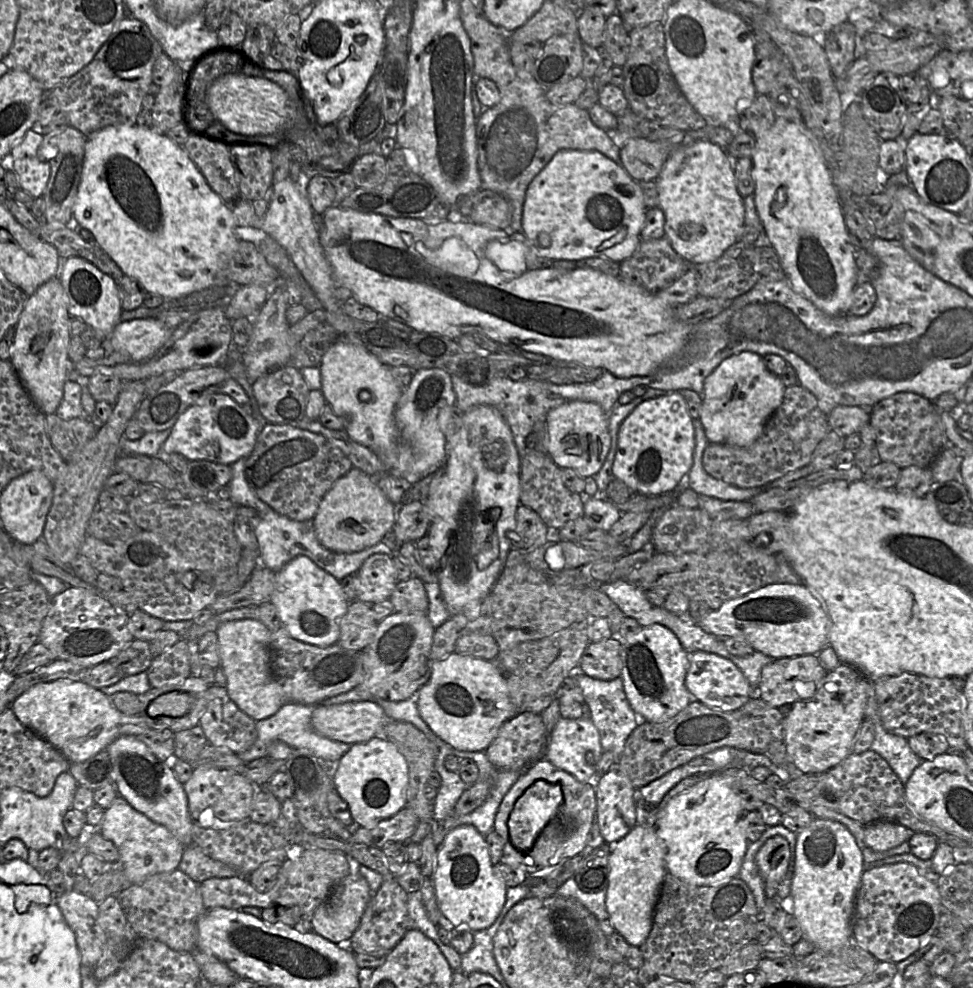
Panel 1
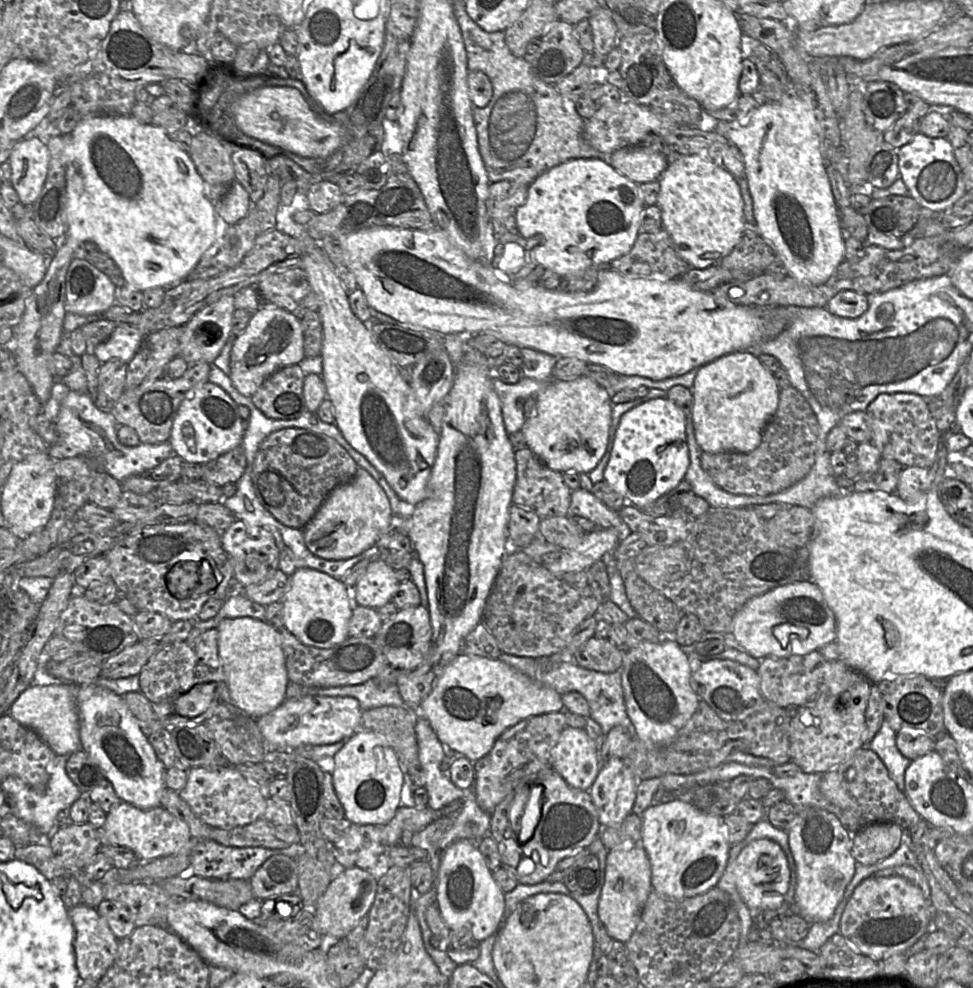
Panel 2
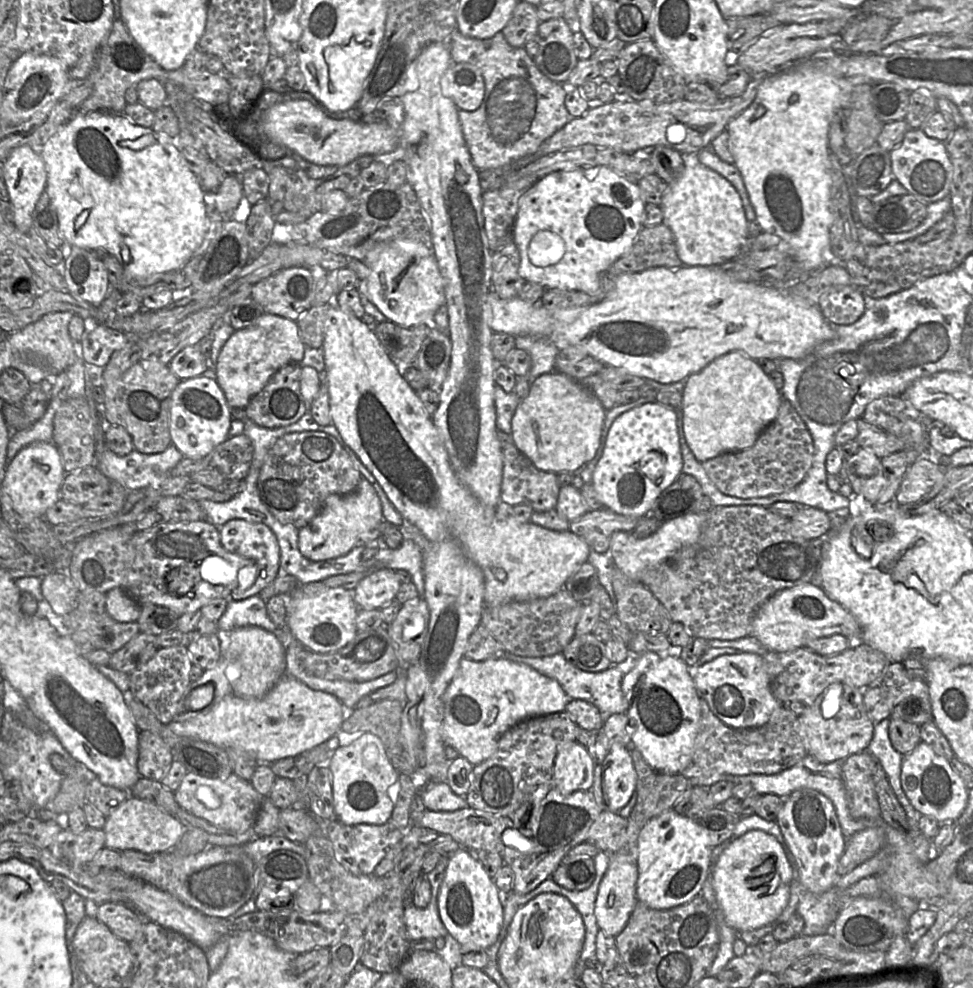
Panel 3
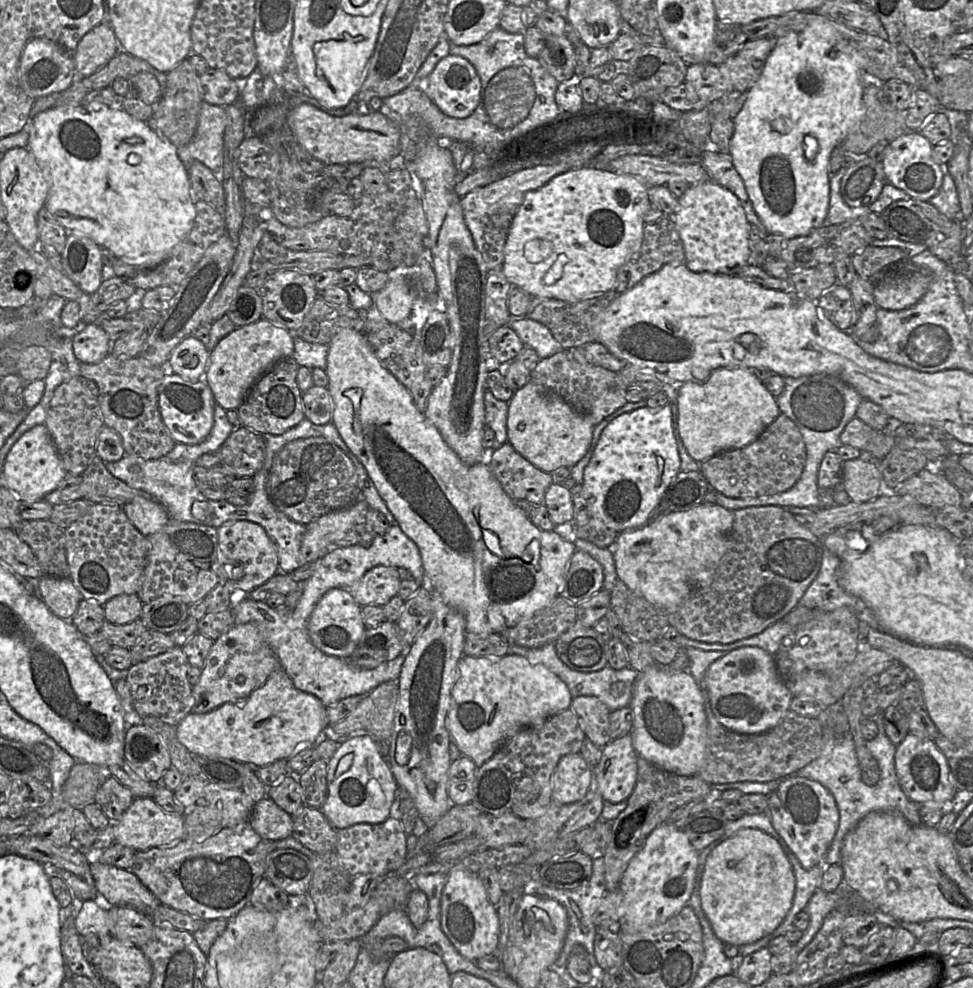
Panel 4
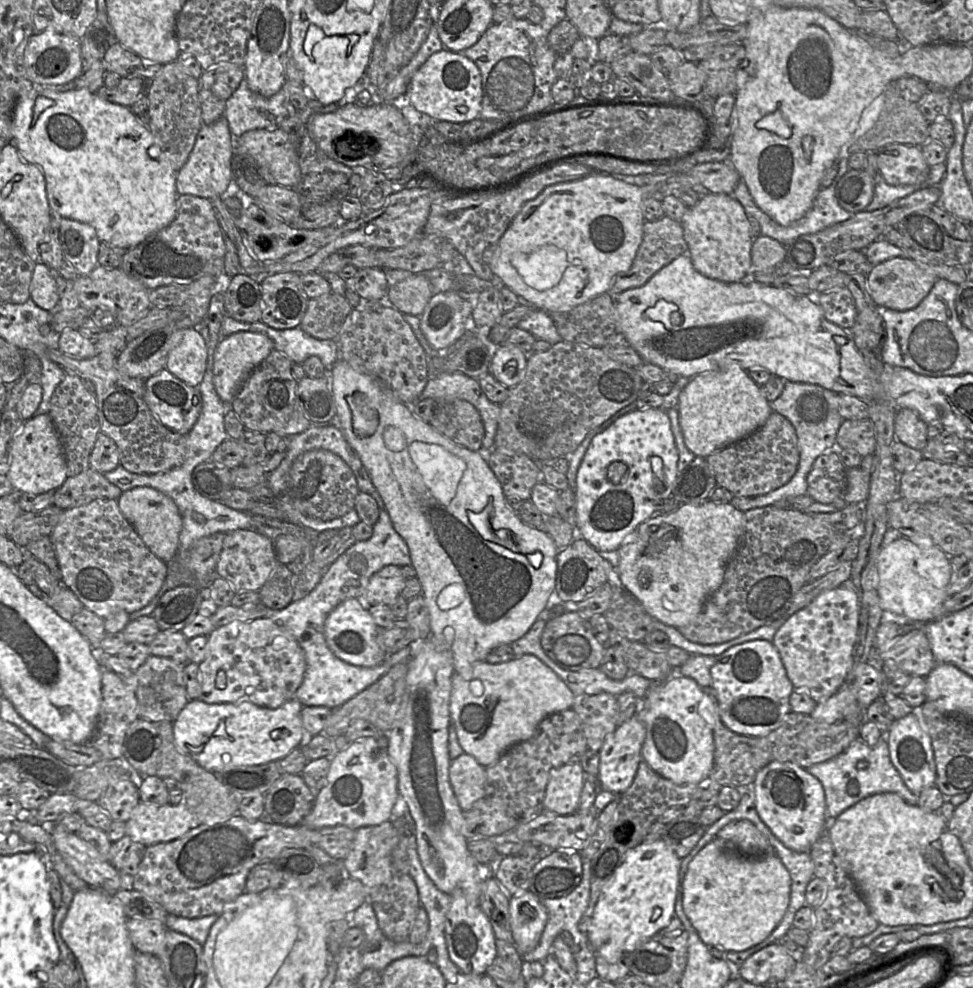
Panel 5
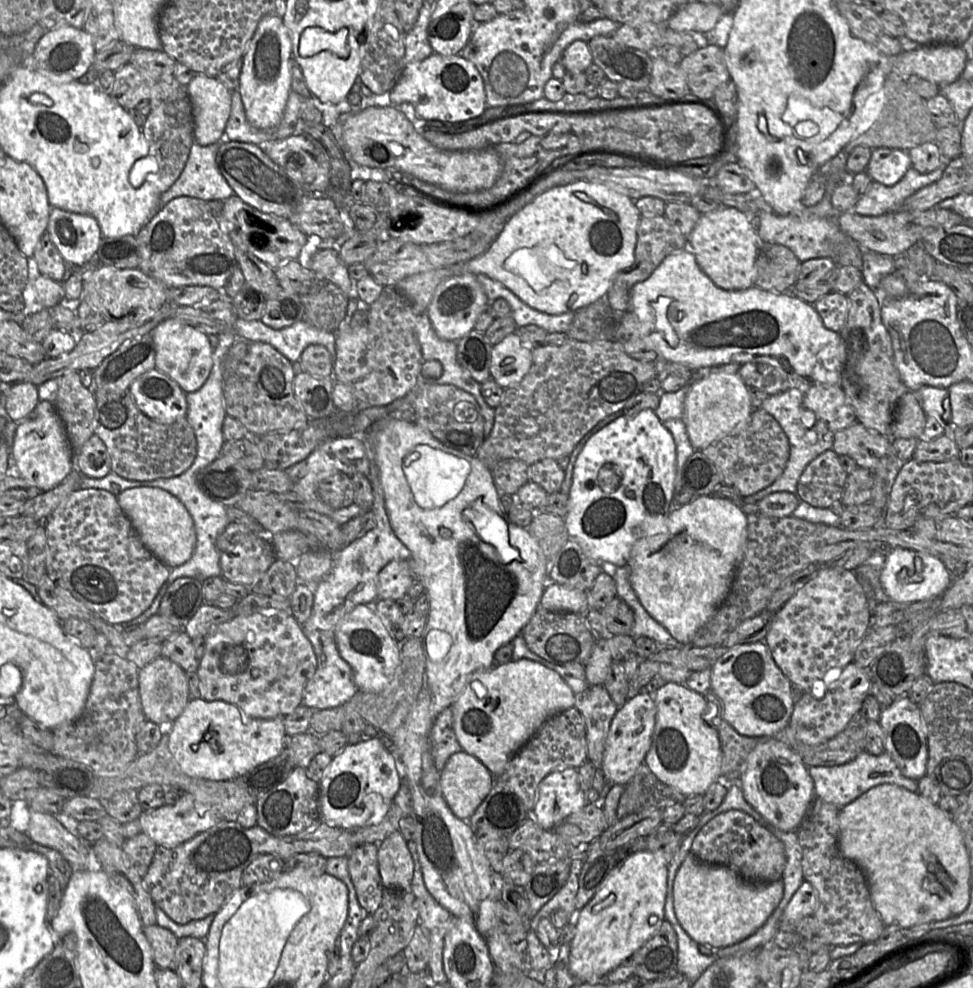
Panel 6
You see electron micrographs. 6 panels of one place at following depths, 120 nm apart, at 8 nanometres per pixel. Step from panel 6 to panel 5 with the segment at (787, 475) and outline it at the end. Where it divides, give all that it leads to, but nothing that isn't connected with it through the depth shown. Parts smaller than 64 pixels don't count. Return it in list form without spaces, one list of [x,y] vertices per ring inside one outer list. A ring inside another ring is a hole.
[[[785,381],[780,396],[769,402],[772,411],[784,416],[793,425],[798,441],[799,464],[793,477],[783,486],[755,497],[734,497],[730,504],[745,512],[750,509],[771,506],[776,502],[807,494],[807,475],[816,458],[825,451],[836,449],[836,436],[843,419],[838,412],[837,393],[819,385]]]

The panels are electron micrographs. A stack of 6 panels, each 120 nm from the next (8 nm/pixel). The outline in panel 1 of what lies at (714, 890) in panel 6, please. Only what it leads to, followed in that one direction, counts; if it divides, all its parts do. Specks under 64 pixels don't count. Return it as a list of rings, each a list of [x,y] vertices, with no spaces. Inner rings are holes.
[[[780,835],[768,838],[755,855],[755,863],[765,883],[780,883],[787,873],[789,859],[789,843]]]

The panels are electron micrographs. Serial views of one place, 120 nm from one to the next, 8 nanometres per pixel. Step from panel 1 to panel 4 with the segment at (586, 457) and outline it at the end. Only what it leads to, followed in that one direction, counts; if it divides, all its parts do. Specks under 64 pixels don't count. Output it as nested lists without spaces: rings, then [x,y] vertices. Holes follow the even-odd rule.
[[[532,381],[514,391],[512,398],[508,402],[508,442],[529,462],[546,472],[551,473],[562,466],[571,468],[579,462],[589,450],[594,427],[595,425],[588,416],[576,411],[566,401]]]

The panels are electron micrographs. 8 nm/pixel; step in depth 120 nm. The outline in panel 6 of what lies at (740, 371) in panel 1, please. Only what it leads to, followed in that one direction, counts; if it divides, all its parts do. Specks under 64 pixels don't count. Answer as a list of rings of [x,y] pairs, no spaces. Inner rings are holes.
[[[730,363],[717,368],[701,368],[696,372],[705,373],[695,381],[684,400],[682,420],[686,426],[691,445],[701,451],[711,443],[743,429],[753,412],[750,388],[737,373],[741,364]]]

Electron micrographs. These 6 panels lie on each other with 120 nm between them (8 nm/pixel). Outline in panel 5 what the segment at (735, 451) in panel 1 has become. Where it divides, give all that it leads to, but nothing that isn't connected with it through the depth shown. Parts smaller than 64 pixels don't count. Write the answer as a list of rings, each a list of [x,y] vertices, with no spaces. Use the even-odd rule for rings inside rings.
[[[772,412],[755,432],[726,446],[706,458],[717,482],[734,497],[755,497],[785,485],[795,474],[799,464],[797,435],[784,416]]]

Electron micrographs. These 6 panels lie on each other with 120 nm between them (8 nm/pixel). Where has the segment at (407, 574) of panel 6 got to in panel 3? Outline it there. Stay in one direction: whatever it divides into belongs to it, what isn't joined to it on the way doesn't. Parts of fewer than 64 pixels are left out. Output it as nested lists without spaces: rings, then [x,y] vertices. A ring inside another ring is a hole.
[[[379,569],[357,584],[354,602],[359,609],[382,609],[396,597],[400,585],[394,570]]]

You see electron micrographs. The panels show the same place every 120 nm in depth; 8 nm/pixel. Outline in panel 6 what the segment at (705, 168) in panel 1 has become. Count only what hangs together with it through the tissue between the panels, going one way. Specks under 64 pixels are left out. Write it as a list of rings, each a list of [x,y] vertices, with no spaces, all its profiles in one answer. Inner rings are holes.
[[[720,206],[714,211],[701,214],[688,236],[688,248],[695,255],[700,269],[717,287],[739,291],[755,284],[760,241],[747,216],[739,210]]]

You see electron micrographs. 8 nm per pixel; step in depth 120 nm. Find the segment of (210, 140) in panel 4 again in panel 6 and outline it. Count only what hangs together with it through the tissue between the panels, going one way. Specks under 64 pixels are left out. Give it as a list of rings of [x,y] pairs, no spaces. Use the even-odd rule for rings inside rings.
[[[193,142],[182,173],[170,188],[161,194],[160,208],[181,196],[209,202],[225,201],[235,195],[216,163],[219,146],[220,142],[208,146]]]

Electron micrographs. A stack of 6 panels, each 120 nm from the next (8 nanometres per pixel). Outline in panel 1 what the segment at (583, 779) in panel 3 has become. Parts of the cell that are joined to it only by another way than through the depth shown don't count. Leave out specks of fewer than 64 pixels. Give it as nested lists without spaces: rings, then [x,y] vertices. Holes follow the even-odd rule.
[[[560,717],[549,735],[549,742],[545,752],[545,759],[554,766],[573,775],[583,783],[593,783],[597,778],[597,764],[602,756],[600,734],[590,717],[579,719],[565,719]]]

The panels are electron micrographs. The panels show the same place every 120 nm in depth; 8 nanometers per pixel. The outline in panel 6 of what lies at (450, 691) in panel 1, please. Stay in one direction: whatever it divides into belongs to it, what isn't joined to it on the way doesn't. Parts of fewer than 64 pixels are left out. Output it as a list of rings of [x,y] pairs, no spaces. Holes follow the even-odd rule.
[[[523,658],[474,671],[469,675],[462,693],[449,707],[452,707],[454,731],[462,750],[477,757],[496,777],[504,772],[511,757],[533,737],[547,719],[574,704],[575,693],[557,672]]]

